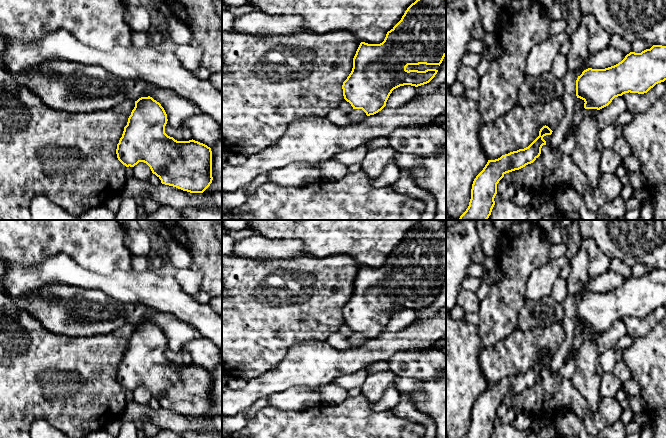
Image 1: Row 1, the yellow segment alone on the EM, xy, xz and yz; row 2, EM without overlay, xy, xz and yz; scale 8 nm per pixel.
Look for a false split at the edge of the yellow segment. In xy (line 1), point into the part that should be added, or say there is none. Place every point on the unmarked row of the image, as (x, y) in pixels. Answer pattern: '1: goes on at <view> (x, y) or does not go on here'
1: does not go on here

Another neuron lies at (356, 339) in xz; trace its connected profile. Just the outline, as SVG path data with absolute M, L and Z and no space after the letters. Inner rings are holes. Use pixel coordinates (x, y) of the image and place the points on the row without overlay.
M353 333L349 337L351 347L362 345L366 340L366 337L362 333Z

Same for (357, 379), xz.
M365 366L355 373L339 377L335 381L333 381L333 384L341 388L351 390L355 387L361 387L368 375L369 373L367 371L367 366Z

